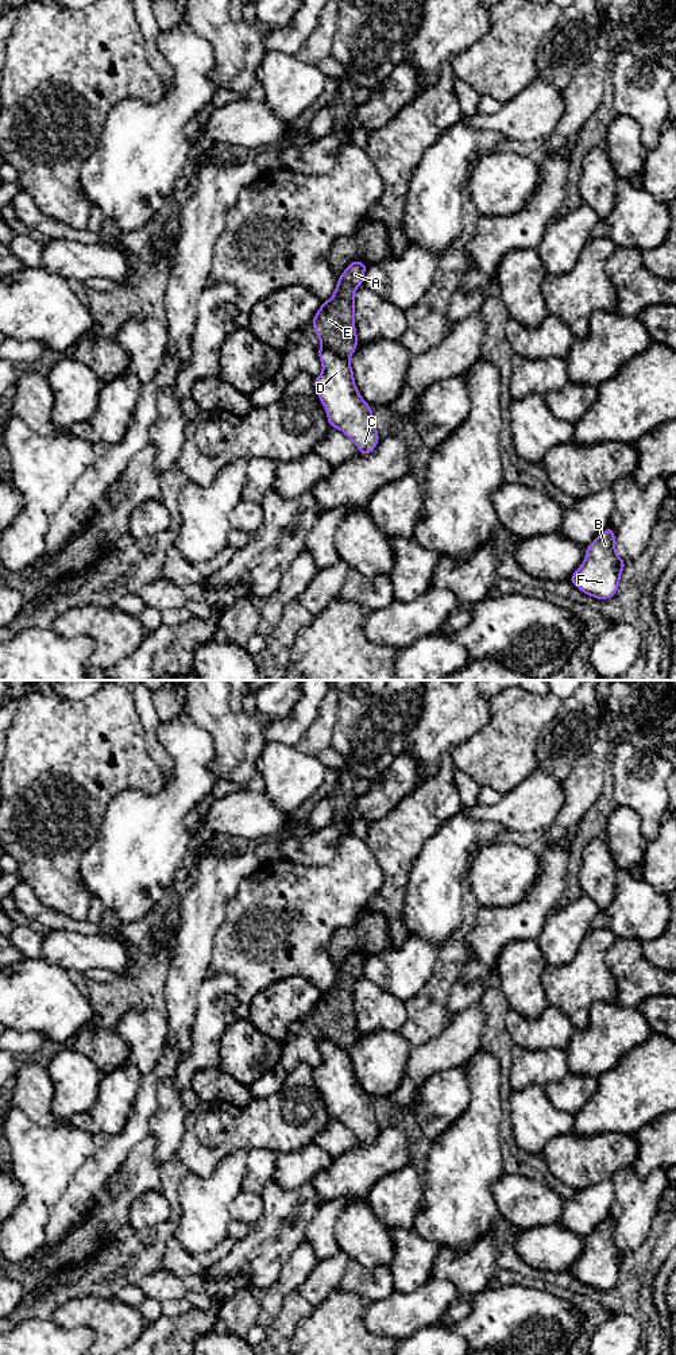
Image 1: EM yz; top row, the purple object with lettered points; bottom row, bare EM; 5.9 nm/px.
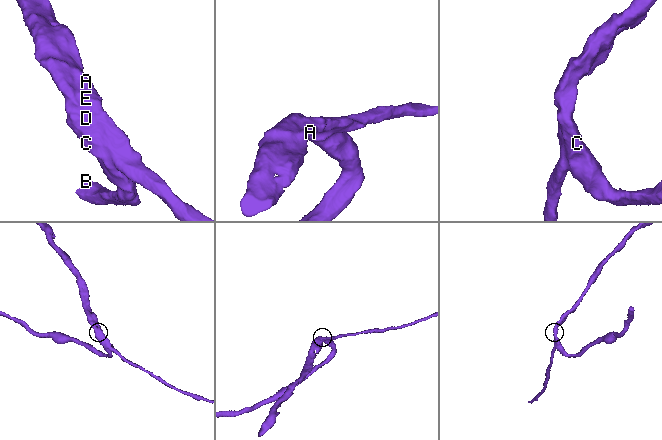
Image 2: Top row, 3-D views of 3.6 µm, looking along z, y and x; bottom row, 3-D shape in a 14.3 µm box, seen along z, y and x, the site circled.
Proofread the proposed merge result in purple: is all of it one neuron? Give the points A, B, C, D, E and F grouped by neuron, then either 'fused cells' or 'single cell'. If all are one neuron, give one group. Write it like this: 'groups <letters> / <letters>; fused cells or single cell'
groups A B C D E F; single cell

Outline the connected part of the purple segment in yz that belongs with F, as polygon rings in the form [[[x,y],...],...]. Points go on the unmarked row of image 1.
[[[606,1219],[587,1239],[580,1258],[569,1273],[586,1286],[596,1290],[613,1289],[626,1256],[615,1240],[615,1224]]]

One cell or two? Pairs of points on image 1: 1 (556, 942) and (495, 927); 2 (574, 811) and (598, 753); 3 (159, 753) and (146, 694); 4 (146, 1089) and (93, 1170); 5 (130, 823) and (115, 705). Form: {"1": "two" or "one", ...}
{"1": "two", "2": "one", "3": "one", "4": "one", "5": "two"}

